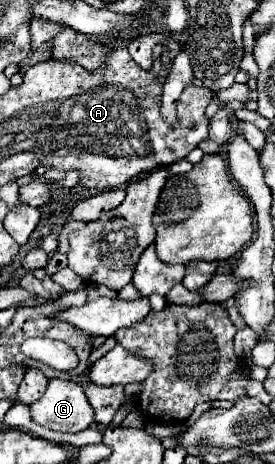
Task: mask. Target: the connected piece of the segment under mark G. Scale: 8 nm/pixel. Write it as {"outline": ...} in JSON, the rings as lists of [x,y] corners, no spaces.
{"outline":[[[63,378],[49,380],[43,398],[31,404],[31,418],[59,432],[81,432],[95,420],[81,384]]]}

